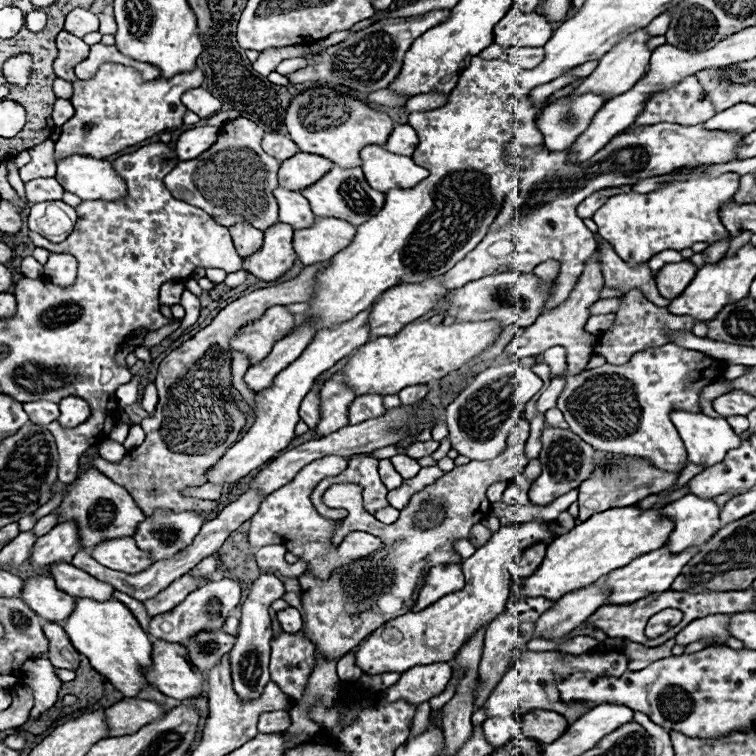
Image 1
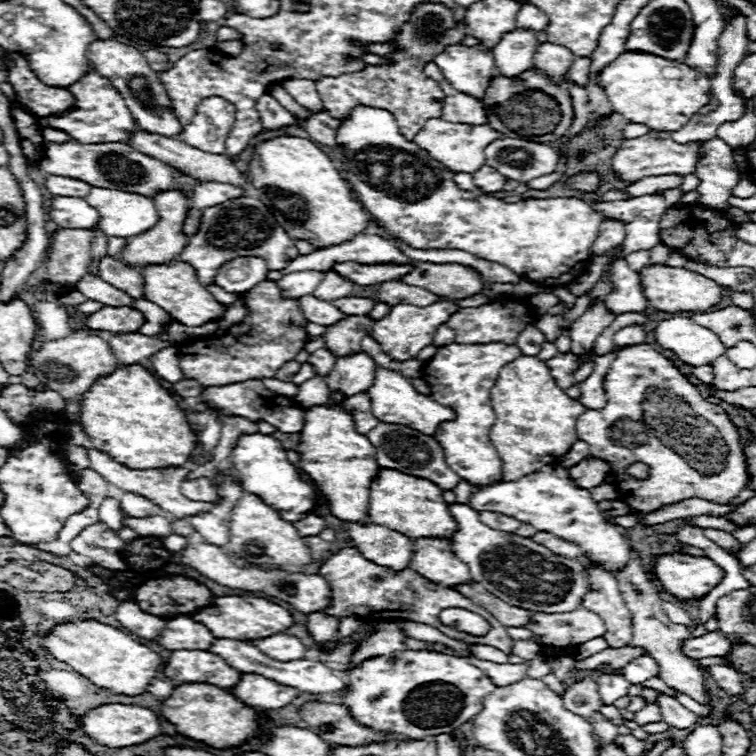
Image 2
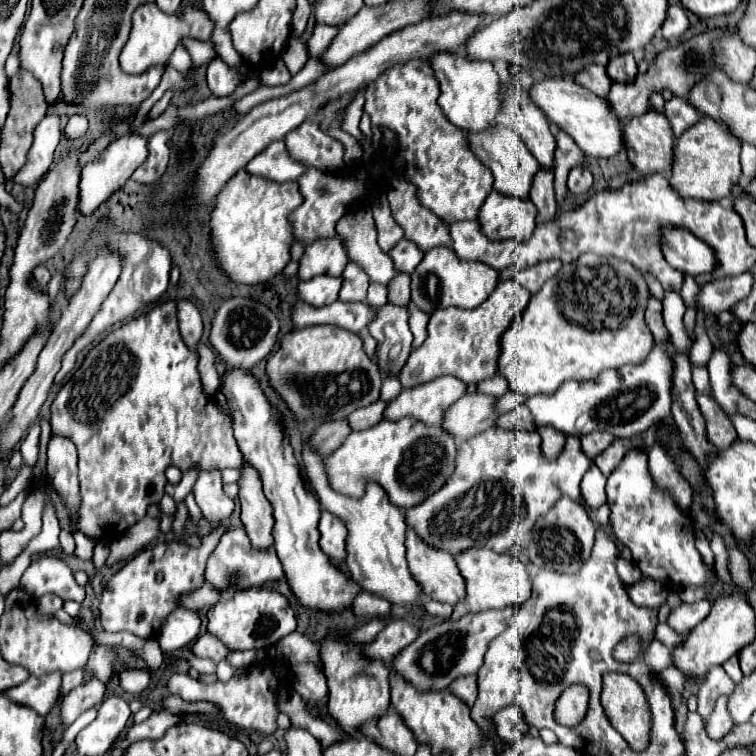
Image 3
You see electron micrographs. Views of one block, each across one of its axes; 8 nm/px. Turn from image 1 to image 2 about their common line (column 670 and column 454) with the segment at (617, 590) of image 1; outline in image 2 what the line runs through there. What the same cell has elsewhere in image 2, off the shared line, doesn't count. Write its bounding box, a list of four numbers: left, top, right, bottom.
[408,538,470,586]

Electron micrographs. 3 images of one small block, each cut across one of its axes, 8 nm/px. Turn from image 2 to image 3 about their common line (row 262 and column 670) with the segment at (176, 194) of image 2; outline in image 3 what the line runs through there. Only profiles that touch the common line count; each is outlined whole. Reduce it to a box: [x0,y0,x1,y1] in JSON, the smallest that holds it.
[624,108,674,174]

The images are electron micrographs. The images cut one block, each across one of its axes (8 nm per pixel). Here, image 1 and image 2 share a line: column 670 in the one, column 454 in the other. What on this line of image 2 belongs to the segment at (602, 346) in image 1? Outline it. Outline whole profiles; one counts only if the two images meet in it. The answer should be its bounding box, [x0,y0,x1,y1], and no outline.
[446,302,534,344]

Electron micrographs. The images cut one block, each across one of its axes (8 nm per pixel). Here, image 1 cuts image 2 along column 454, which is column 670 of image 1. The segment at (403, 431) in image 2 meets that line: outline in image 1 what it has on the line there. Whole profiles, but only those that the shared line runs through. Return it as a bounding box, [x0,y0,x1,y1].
[576,458,678,522]

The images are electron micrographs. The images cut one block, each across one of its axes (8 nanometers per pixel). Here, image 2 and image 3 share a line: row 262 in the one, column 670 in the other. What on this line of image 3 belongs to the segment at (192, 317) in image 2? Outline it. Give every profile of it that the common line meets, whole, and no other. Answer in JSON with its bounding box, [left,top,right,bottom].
[670,118,740,200]

